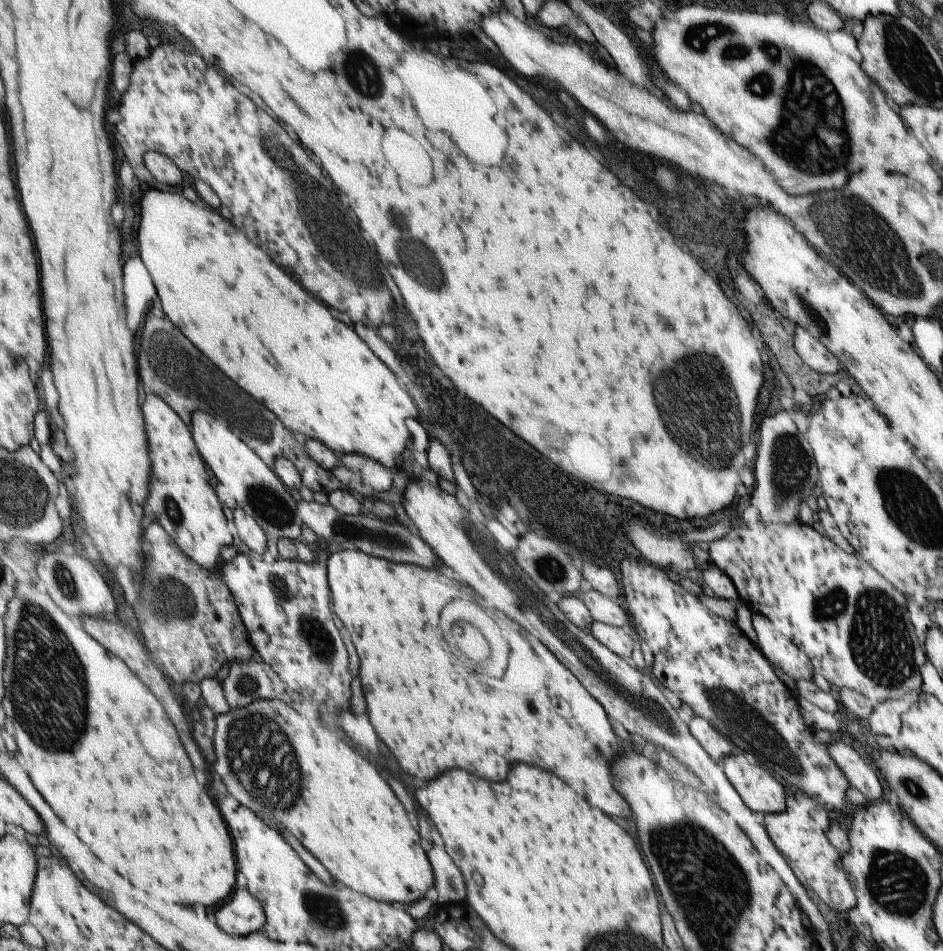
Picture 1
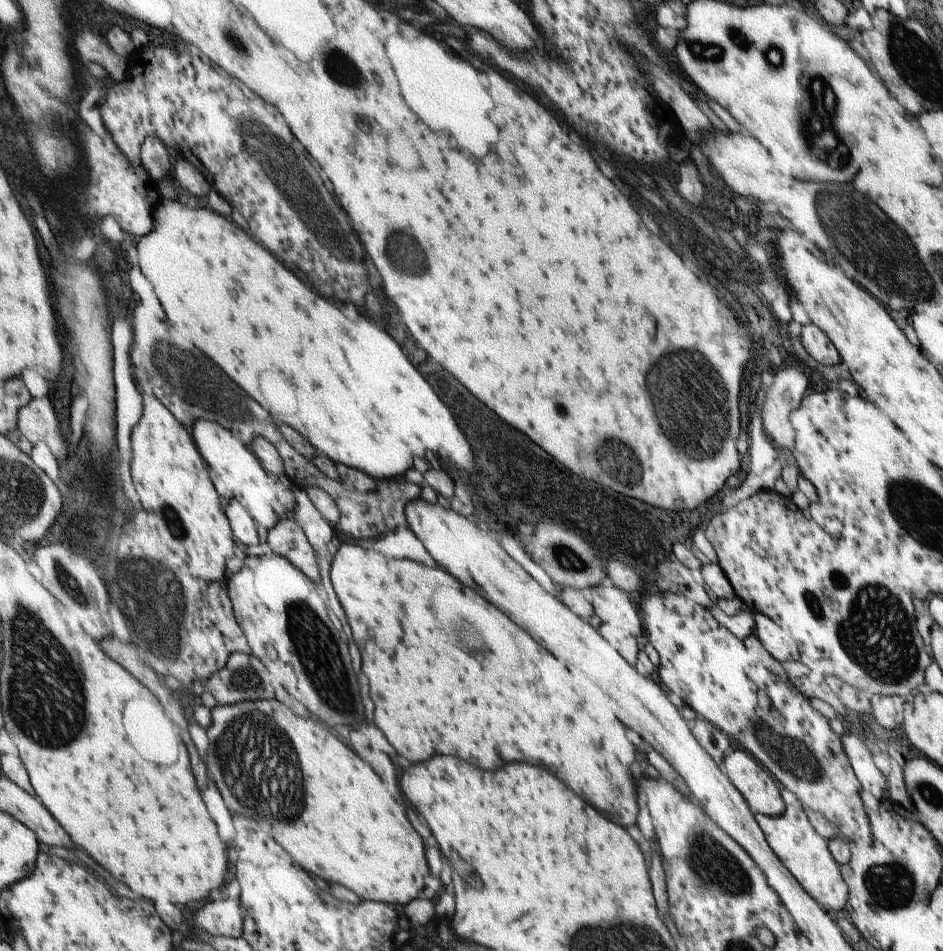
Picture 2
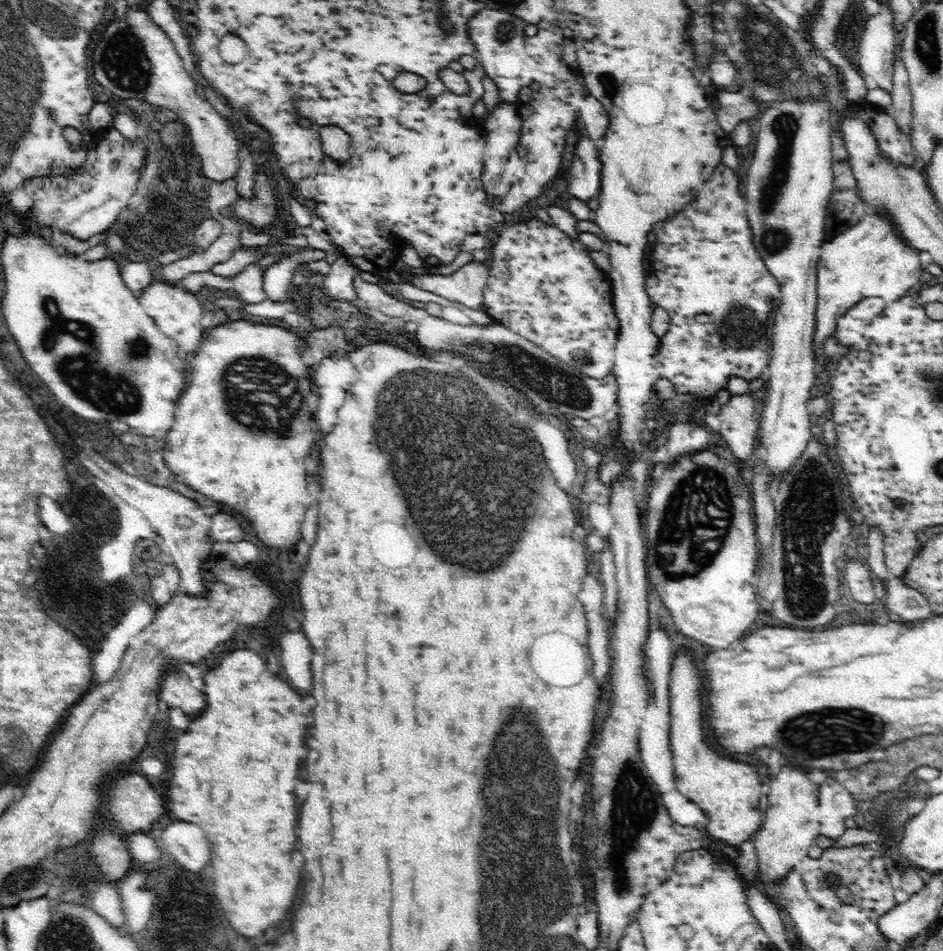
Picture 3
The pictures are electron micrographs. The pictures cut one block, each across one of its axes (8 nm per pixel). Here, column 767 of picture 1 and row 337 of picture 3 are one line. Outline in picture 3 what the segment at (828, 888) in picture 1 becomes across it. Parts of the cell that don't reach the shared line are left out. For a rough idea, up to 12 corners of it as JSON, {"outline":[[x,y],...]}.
{"outline":[[885,214],[819,249],[815,360],[864,297],[919,291],[923,269]]}

